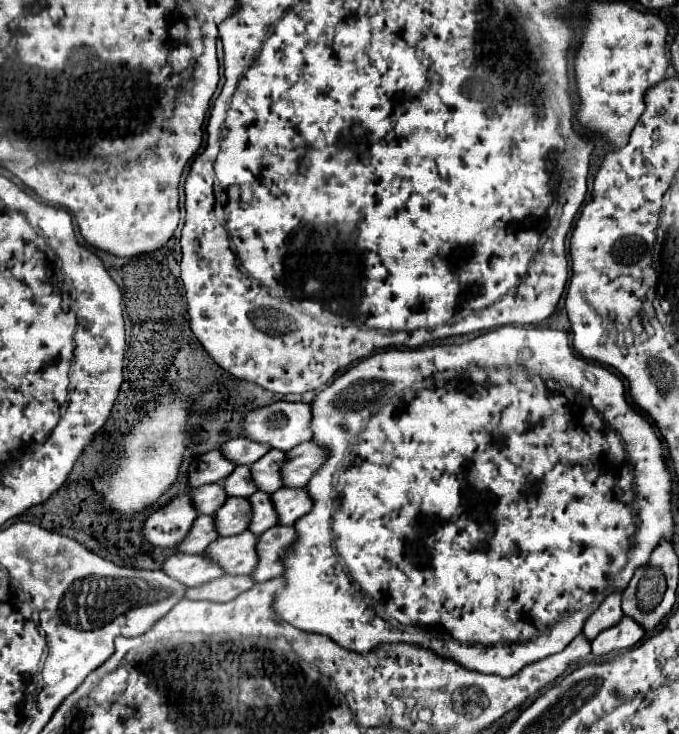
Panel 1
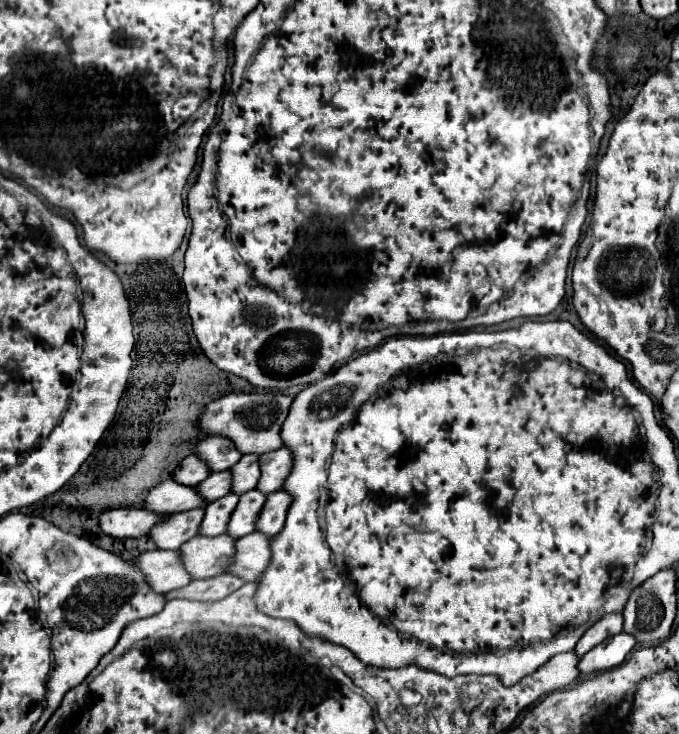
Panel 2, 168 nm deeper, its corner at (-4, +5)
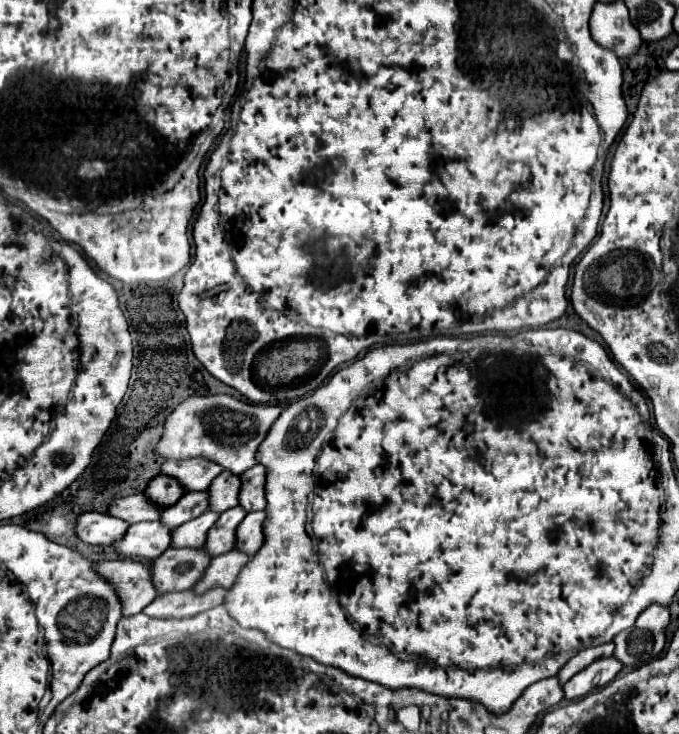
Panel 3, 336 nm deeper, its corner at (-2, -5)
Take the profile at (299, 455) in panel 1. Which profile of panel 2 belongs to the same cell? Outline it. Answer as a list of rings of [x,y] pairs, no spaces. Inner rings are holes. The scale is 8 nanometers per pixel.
[[[280,448],[268,454],[260,456],[260,468],[262,478],[258,484],[258,490],[264,494],[270,494],[274,490],[280,490],[284,486],[284,480],[290,476],[294,464],[294,456],[290,448]]]

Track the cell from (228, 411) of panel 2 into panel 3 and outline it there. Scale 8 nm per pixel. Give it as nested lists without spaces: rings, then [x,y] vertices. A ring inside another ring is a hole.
[[[228,394],[214,396],[190,396],[180,402],[164,422],[162,438],[156,444],[156,454],[168,460],[206,458],[220,464],[232,474],[242,474],[256,466],[256,450],[266,438],[270,426],[280,416],[280,406],[252,404],[236,400]]]

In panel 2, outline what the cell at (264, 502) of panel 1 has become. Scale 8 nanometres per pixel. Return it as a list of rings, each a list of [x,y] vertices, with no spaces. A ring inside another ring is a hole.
[[[260,490],[244,492],[228,524],[228,534],[232,538],[242,538],[246,534],[252,534],[256,530],[256,520],[264,508],[264,502],[266,502],[266,496]]]

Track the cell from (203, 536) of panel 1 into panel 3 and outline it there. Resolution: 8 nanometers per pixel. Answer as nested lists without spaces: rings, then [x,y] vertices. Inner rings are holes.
[[[140,522],[126,530],[124,538],[114,542],[114,550],[128,558],[158,558],[172,542],[172,530],[160,522]]]

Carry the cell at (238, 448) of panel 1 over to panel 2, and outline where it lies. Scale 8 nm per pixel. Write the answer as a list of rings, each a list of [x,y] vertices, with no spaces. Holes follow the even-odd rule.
[[[208,436],[198,444],[196,454],[208,462],[212,472],[230,470],[242,458],[242,452],[224,436]]]

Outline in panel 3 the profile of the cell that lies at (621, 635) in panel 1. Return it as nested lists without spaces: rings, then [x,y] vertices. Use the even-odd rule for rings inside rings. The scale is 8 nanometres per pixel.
[[[610,656],[610,658],[602,658],[592,662],[588,668],[584,668],[582,672],[578,672],[576,676],[572,676],[564,686],[564,698],[566,700],[576,700],[582,698],[586,694],[590,694],[594,688],[600,688],[604,684],[608,684],[610,680],[616,678],[616,674],[622,670],[622,664]]]

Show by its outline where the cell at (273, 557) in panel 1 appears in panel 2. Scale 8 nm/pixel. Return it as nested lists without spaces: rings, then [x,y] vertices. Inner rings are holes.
[[[252,532],[248,536],[238,538],[236,556],[230,572],[246,582],[258,582],[272,560],[270,542],[272,538],[264,536],[262,532]]]

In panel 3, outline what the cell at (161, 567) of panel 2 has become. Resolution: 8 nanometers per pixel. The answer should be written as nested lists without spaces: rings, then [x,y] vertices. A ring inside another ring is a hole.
[[[102,560],[92,562],[94,572],[114,586],[122,602],[122,616],[142,612],[156,596],[156,588],[150,580],[150,568],[136,560]]]

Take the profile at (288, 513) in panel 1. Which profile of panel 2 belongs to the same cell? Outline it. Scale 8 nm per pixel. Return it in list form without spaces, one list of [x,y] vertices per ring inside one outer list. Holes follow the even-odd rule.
[[[276,490],[268,494],[264,512],[260,512],[260,520],[256,522],[256,530],[268,536],[280,534],[284,528],[284,520],[286,520],[290,504],[292,504],[292,494],[286,490]]]

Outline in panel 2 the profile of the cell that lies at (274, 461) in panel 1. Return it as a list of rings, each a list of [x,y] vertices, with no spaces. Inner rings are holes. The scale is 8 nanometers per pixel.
[[[246,454],[240,464],[232,466],[234,482],[232,482],[232,492],[242,494],[252,488],[256,488],[260,480],[260,456],[258,454]]]

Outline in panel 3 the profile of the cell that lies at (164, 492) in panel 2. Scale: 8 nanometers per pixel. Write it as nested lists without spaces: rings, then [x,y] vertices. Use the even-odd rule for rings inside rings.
[[[134,494],[134,496],[124,496],[114,500],[108,506],[108,514],[114,518],[120,518],[128,524],[136,524],[136,522],[144,522],[140,518],[148,518],[148,520],[160,520],[160,512],[162,508],[154,506],[148,502],[148,498],[144,494]]]

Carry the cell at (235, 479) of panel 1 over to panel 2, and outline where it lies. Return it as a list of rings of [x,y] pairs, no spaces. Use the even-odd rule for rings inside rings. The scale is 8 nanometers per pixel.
[[[224,470],[224,472],[212,472],[208,476],[208,480],[204,480],[202,484],[196,486],[200,490],[200,494],[208,500],[214,502],[226,494],[232,492],[232,472]]]

